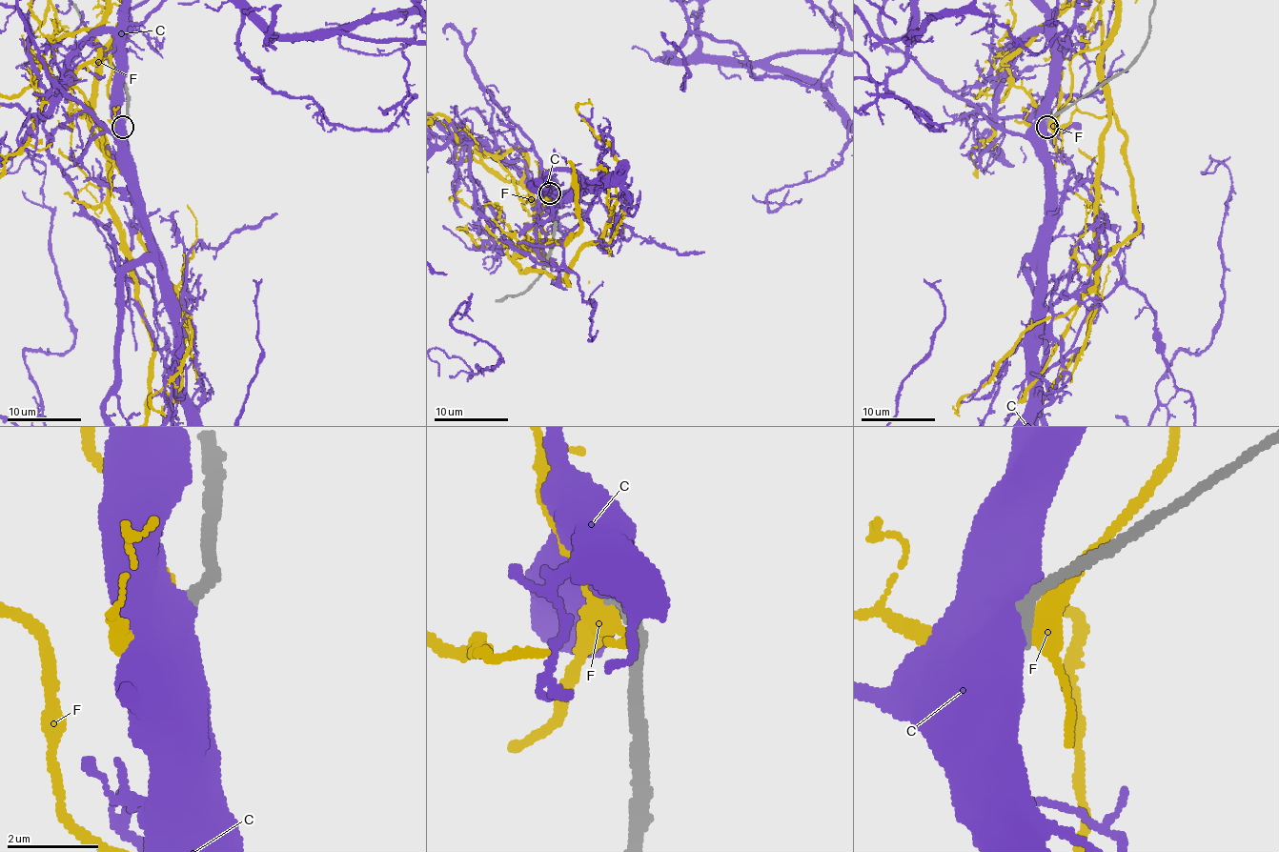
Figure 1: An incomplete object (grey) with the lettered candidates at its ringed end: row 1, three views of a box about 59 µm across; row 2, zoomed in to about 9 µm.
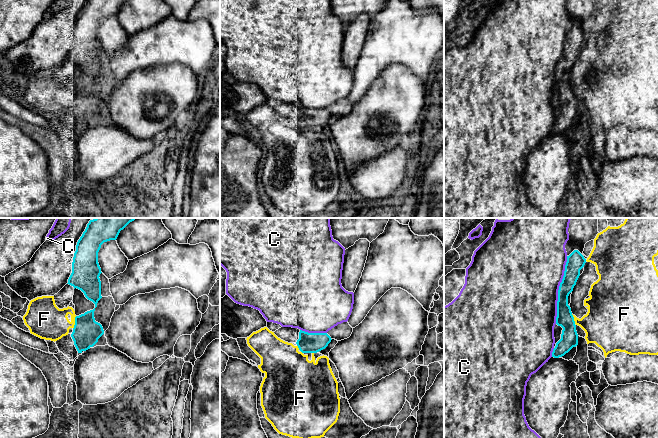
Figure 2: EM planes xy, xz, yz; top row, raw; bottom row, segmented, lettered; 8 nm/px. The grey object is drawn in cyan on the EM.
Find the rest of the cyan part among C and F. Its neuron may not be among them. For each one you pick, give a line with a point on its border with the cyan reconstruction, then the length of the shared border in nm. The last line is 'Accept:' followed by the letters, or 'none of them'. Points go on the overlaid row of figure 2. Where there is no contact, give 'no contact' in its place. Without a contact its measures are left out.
Accept: none of them

